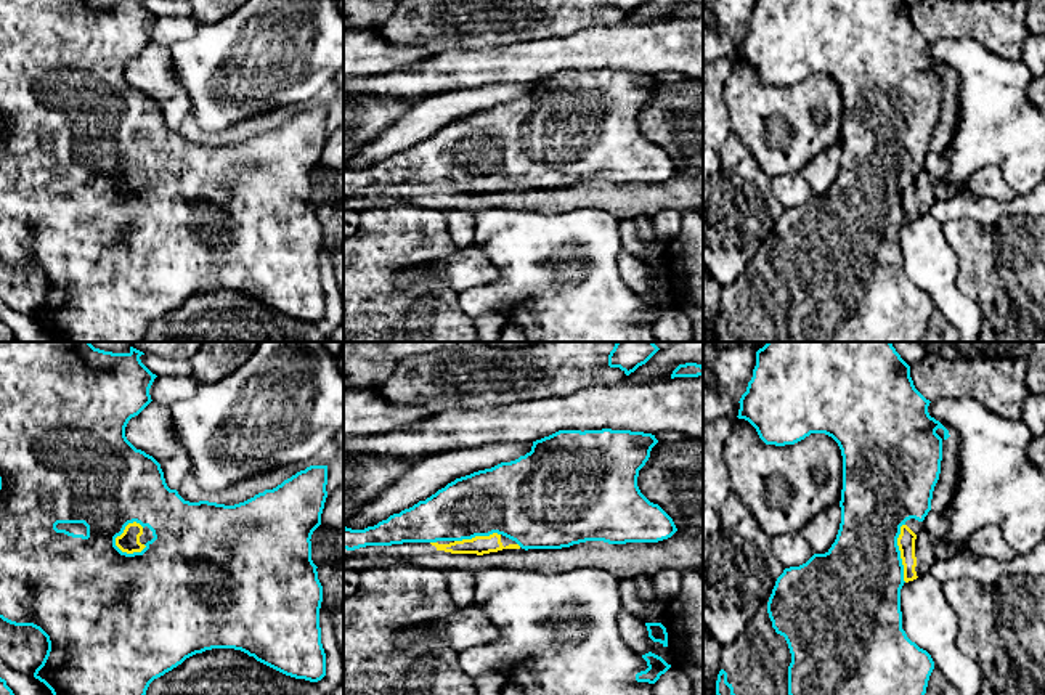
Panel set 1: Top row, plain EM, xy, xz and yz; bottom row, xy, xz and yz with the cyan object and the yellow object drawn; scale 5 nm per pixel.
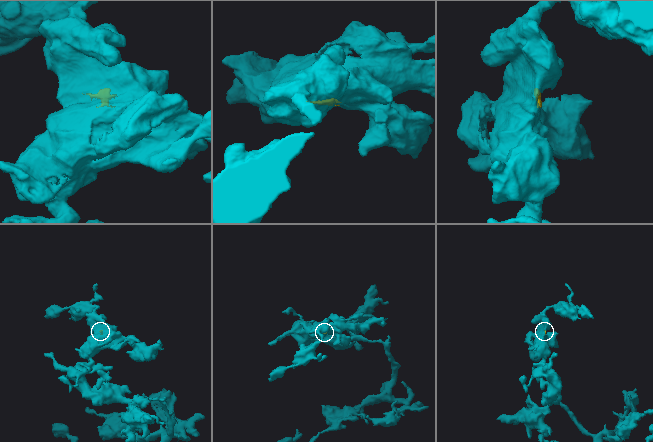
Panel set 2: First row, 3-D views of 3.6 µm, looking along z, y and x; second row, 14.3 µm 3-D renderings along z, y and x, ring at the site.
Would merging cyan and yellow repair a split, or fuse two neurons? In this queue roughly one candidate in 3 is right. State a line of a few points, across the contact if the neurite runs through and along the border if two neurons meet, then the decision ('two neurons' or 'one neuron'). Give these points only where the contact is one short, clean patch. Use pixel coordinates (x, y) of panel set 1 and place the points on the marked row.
two neurons

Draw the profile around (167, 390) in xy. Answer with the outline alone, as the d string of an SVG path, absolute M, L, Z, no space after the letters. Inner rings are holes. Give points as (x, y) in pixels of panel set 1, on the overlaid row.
M157 376L149 388L151 400L170 408L181 400L188 400L199 388L193 376Z

